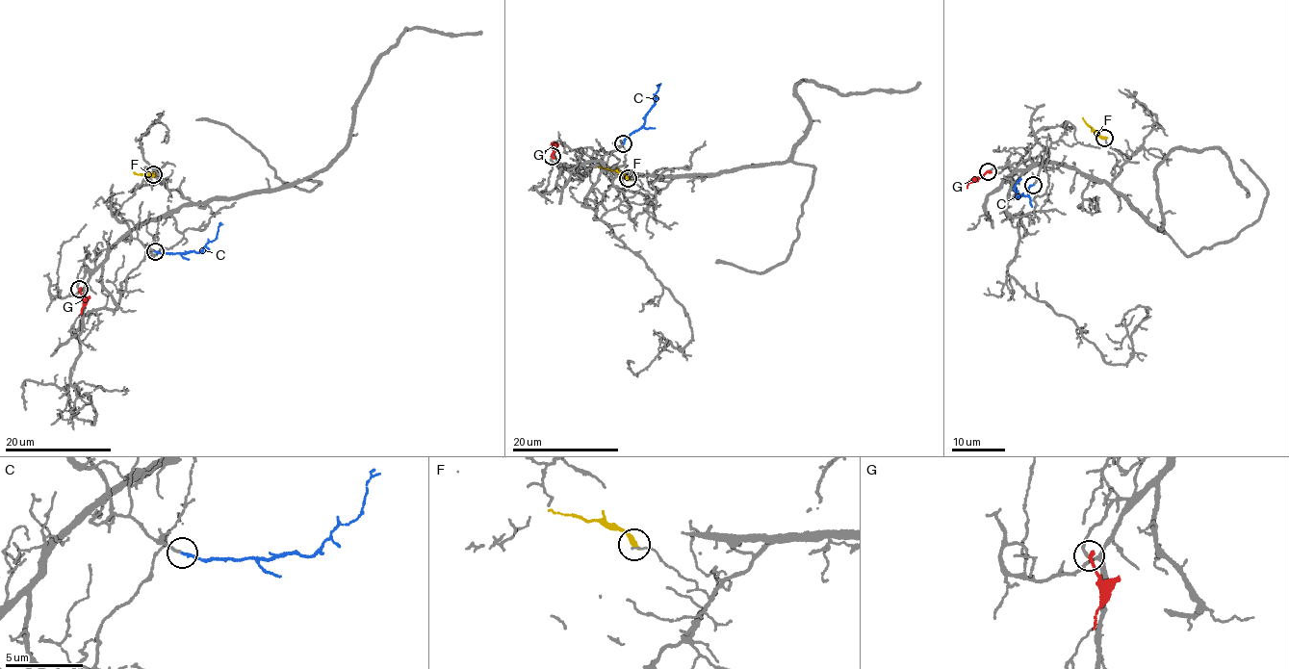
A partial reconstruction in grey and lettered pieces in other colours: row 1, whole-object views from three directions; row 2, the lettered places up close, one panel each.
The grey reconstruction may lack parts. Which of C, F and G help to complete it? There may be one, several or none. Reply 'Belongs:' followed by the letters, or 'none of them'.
Belongs: C

